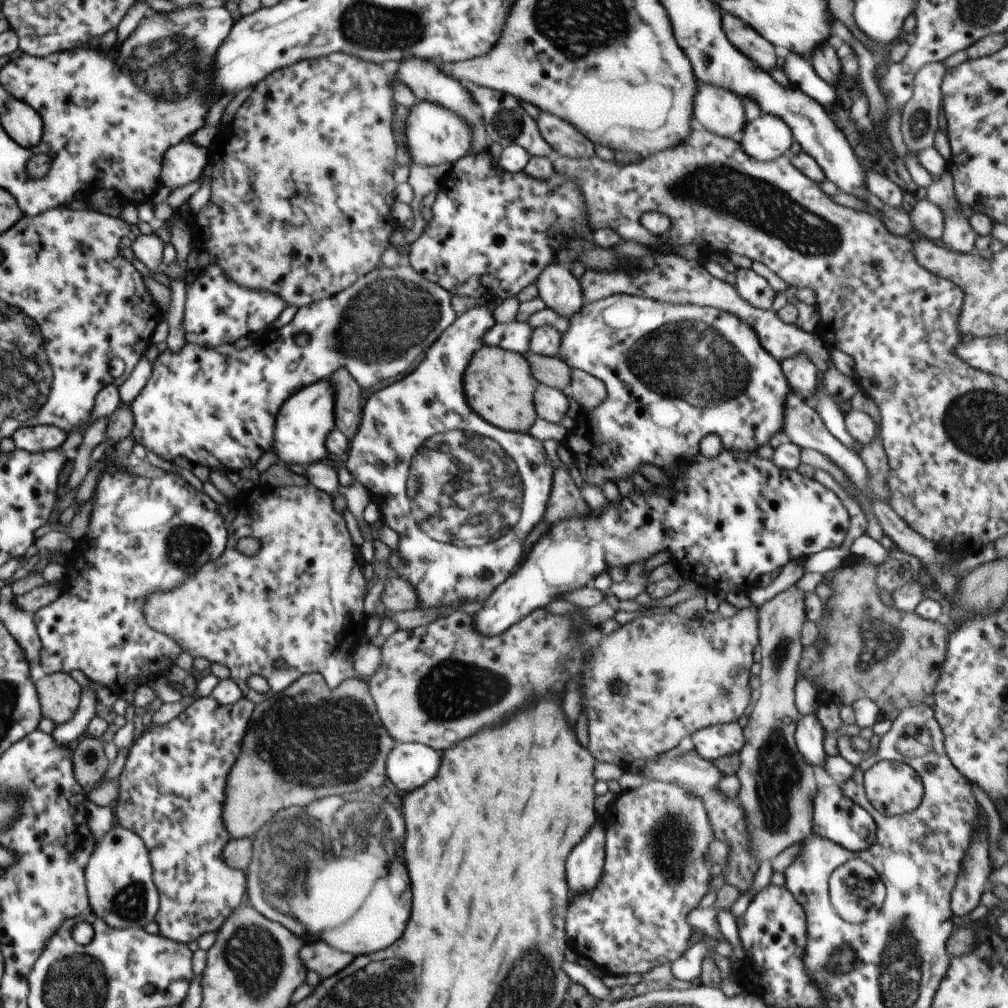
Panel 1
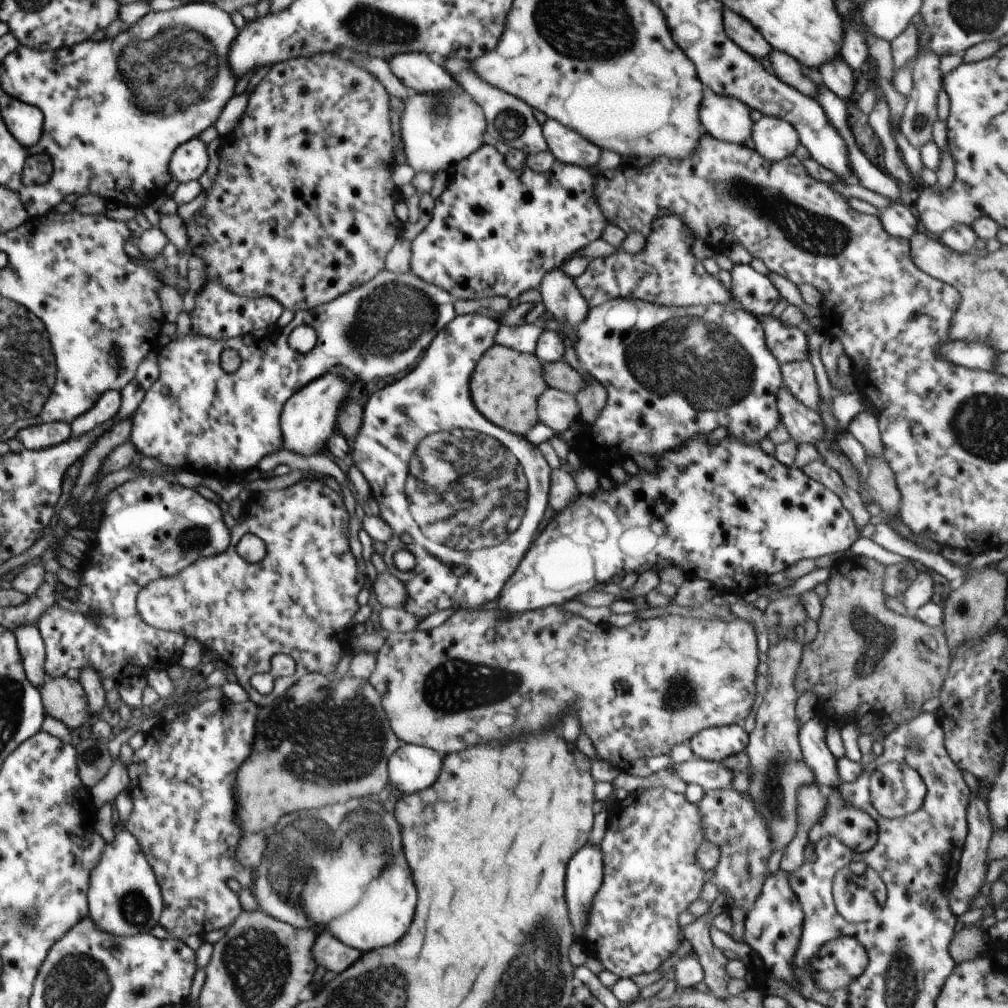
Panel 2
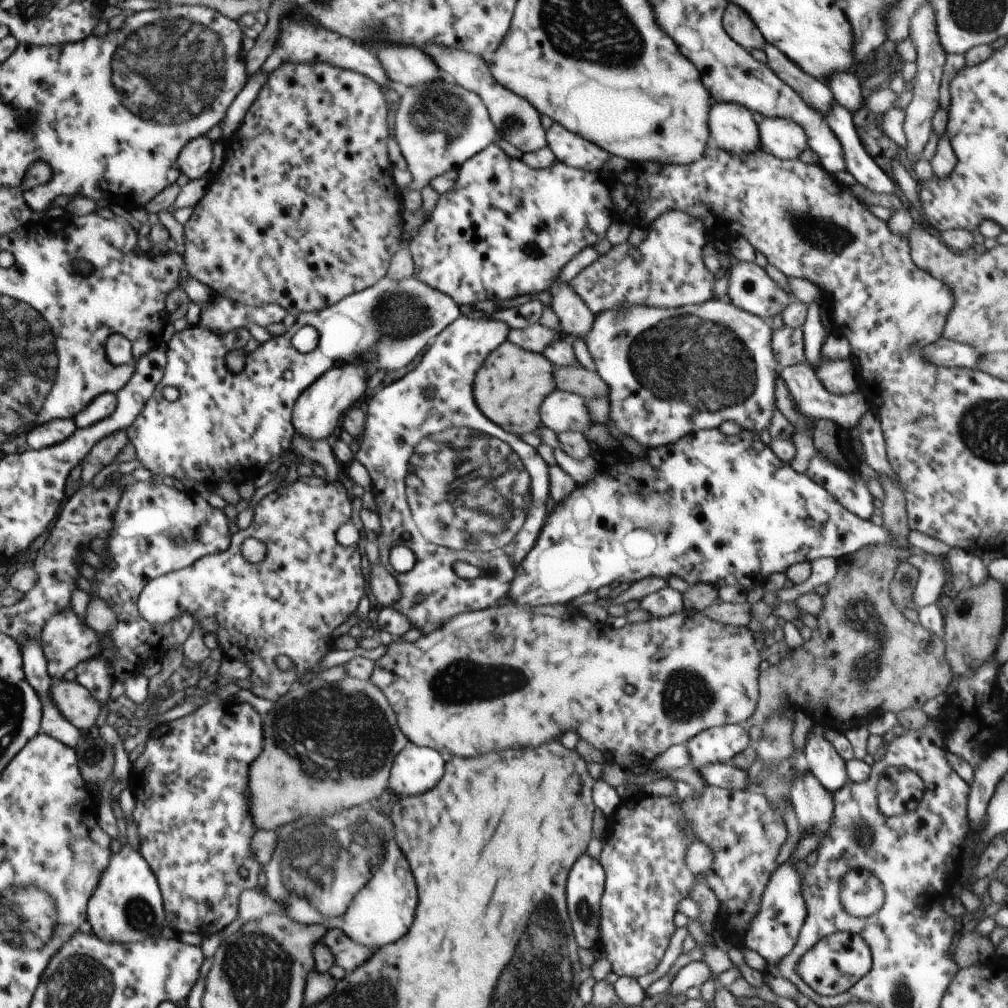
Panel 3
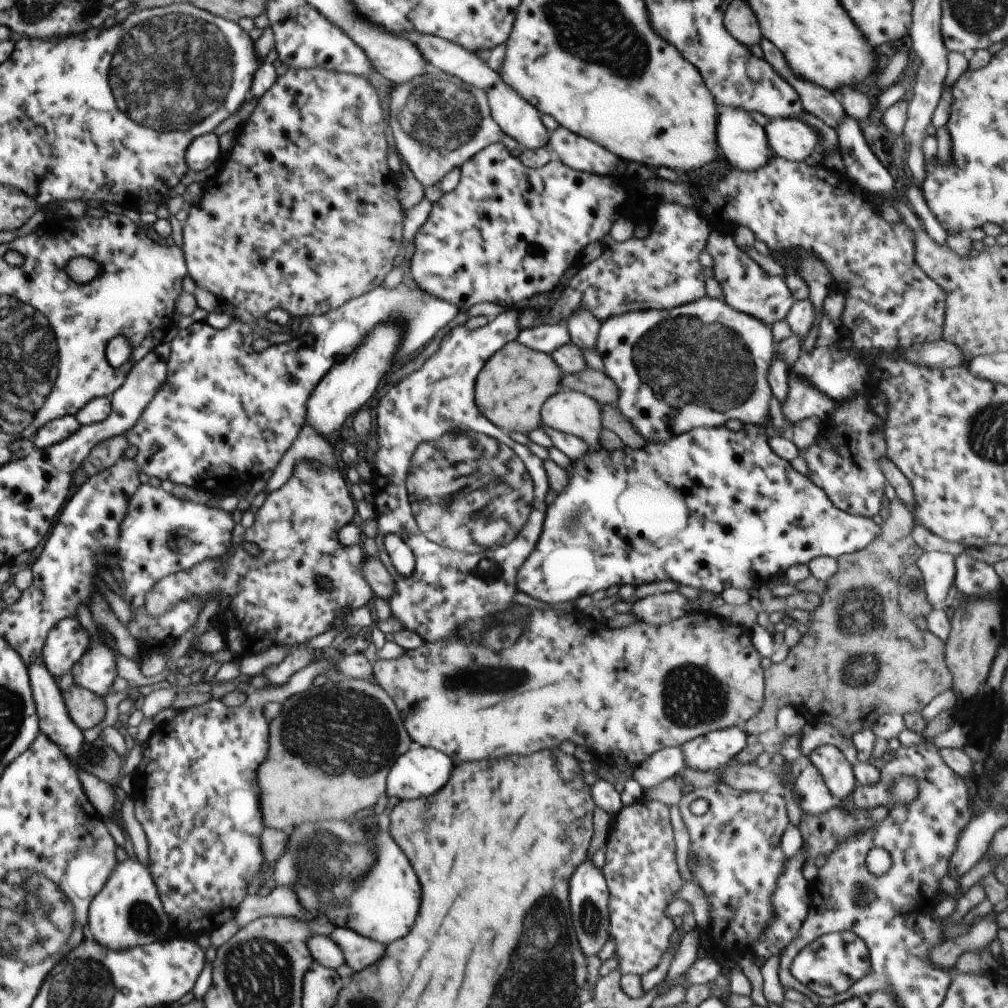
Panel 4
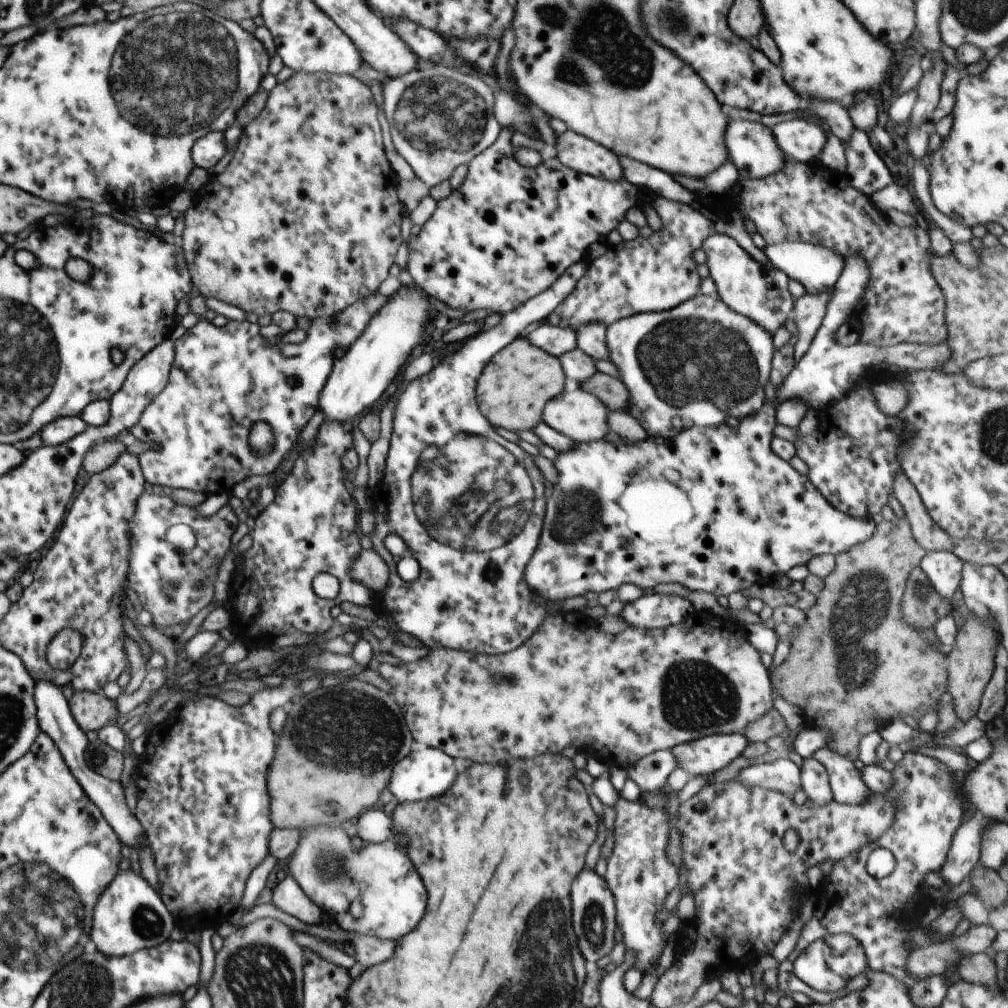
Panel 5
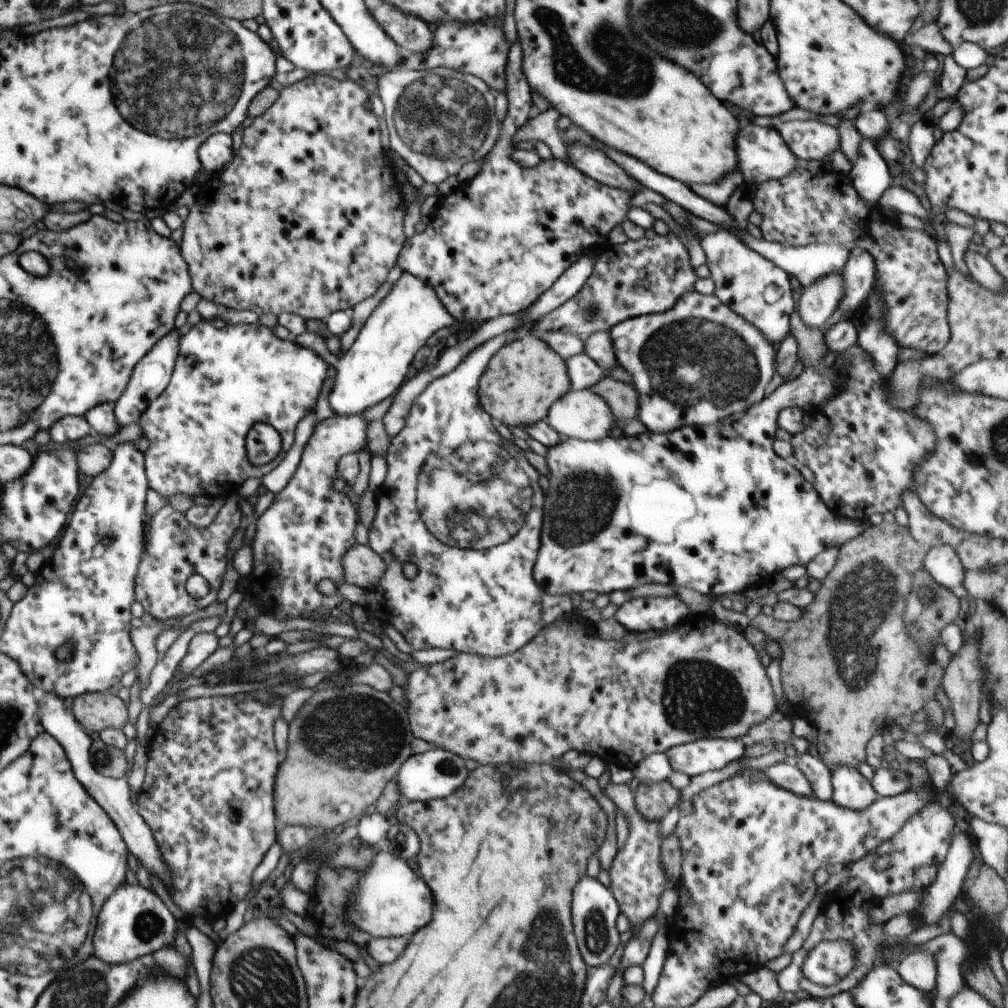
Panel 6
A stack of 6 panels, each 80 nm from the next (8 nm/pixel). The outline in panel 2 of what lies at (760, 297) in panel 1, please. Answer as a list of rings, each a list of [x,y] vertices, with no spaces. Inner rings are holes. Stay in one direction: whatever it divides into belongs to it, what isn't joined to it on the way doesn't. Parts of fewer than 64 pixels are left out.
[[[749,264],[735,265],[731,272],[730,292],[741,309],[754,316],[772,315],[772,310],[783,298],[780,289]]]

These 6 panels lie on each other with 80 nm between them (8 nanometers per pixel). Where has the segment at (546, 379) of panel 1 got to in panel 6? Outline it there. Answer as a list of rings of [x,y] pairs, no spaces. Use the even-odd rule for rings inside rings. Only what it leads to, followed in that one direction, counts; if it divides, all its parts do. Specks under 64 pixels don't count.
[[[604,376],[598,384],[590,386],[590,390],[606,400],[616,423],[626,424],[636,419],[640,402],[638,402],[638,392],[634,390],[634,386]]]

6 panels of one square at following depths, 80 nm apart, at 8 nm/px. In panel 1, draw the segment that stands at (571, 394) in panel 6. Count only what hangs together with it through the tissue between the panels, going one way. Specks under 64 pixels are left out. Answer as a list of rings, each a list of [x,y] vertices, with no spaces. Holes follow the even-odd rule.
[[[538,384],[534,392],[533,404],[537,416],[553,424],[562,424],[562,420],[574,415],[576,407],[562,391],[544,384]]]

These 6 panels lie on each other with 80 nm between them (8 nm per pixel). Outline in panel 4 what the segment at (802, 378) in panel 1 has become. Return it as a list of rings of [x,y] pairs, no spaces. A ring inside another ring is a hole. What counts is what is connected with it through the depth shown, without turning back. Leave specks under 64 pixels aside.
[[[789,372],[789,391],[781,404],[781,410],[788,422],[799,423],[808,417],[817,416],[821,422],[831,419],[833,410],[840,403],[826,398],[807,381]]]

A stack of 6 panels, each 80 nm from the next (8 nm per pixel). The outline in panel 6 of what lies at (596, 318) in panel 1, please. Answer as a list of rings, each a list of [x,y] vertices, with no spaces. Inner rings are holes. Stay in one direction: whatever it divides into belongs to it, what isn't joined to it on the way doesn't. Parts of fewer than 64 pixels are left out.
[[[694,289],[680,296],[670,310],[624,320],[616,324],[609,335],[616,362],[629,373],[632,378],[630,385],[638,392],[640,406],[636,419],[652,433],[667,434],[686,426],[712,425],[739,417],[764,400],[764,390],[775,372],[772,342],[715,295],[706,296]]]

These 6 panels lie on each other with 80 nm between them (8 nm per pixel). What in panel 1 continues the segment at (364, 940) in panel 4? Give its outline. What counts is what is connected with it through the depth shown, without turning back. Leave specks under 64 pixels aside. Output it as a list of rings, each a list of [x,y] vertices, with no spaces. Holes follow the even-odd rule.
[[[316,940],[316,942],[309,942],[300,950],[300,958],[308,972],[314,971],[322,978],[326,978],[338,974],[342,968],[347,968],[356,956],[340,952],[328,946],[324,940]]]

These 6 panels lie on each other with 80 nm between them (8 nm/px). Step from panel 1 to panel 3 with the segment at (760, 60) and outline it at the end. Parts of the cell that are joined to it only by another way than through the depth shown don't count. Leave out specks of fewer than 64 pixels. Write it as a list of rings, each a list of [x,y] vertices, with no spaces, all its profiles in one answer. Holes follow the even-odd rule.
[[[729,4],[723,15],[724,31],[744,50],[762,55],[766,40],[754,22],[736,4]]]

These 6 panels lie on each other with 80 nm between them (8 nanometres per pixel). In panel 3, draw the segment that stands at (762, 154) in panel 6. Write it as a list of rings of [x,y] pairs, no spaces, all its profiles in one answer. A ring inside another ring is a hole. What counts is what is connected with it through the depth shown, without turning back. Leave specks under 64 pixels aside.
[[[712,96],[710,100],[706,120],[713,146],[740,156],[740,160],[761,149],[758,124],[748,108],[732,102],[716,102]]]

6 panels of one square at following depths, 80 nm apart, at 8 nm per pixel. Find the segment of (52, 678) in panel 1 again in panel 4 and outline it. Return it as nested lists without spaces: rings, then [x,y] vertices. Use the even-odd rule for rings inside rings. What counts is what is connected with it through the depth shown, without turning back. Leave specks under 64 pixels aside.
[[[73,684],[67,692],[60,691],[70,718],[81,731],[102,722],[106,712],[104,698],[95,692]]]

